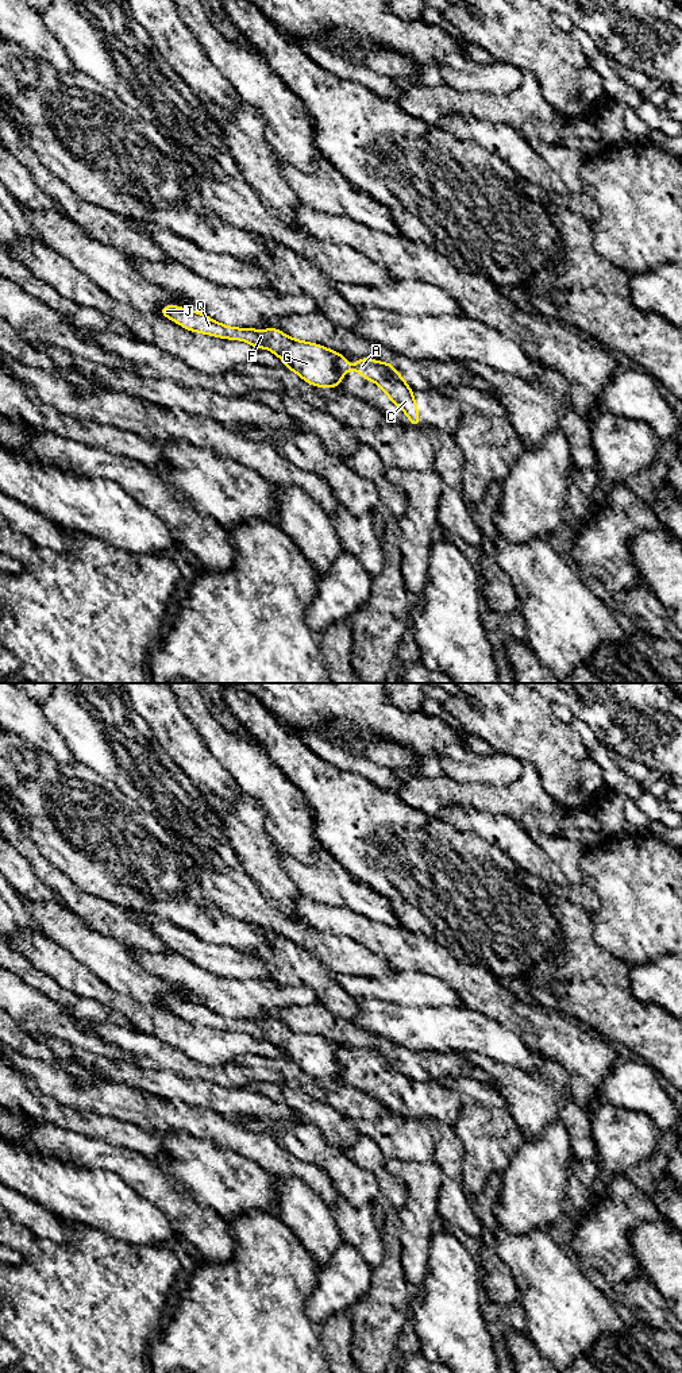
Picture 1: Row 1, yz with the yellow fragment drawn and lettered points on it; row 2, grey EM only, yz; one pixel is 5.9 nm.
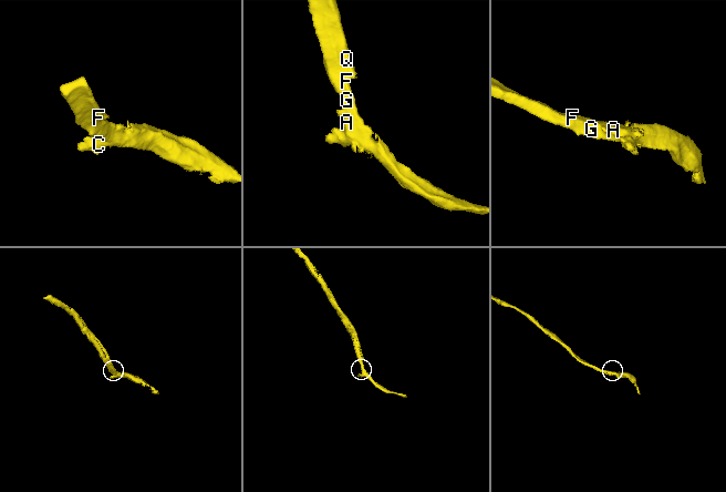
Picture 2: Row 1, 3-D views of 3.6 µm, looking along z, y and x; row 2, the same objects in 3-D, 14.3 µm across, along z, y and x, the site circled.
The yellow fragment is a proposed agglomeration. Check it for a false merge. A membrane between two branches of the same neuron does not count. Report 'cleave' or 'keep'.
cleave

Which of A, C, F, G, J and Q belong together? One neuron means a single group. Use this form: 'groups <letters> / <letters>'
groups A C / F G J Q

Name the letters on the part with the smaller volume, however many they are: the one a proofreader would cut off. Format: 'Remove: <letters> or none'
Remove: A, C

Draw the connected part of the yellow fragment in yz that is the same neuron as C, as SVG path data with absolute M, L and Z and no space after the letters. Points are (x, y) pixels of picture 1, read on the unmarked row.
M342 1046L336 1052L336 1058L342 1067L346 1067L348 1061L357 1061L362 1069L375 1073L390 1089L390 1092L402 1100L405 1107L409 1110L411 1116L419 1119L420 1107L413 1088L413 1081L396 1062L393 1054L359 1049L357 1054L348 1057L347 1048Z

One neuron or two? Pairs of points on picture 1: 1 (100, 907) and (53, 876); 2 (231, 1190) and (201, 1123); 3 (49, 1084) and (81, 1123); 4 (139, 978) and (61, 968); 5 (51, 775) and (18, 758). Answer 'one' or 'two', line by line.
1: one
2: two
3: two
4: two
5: one

